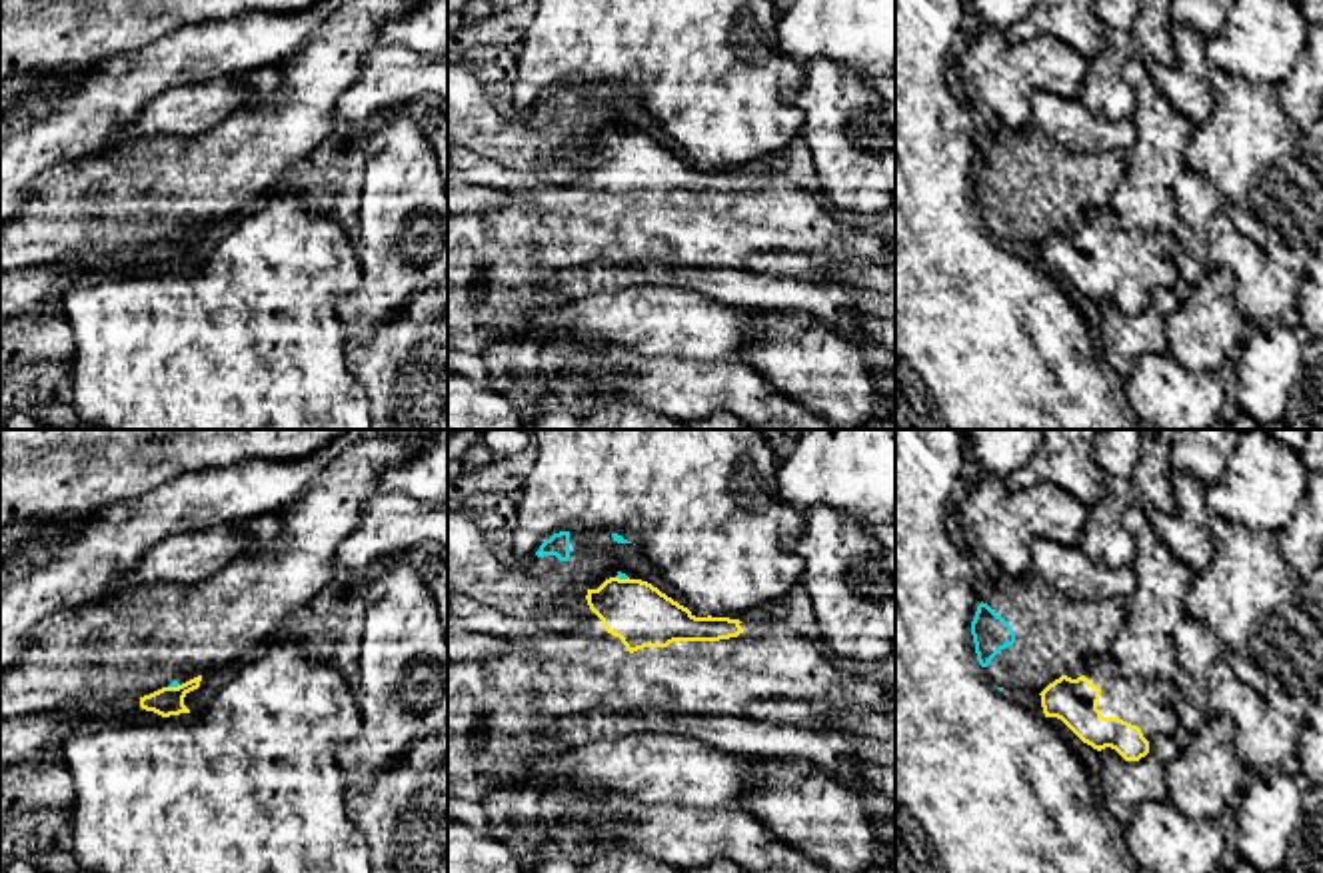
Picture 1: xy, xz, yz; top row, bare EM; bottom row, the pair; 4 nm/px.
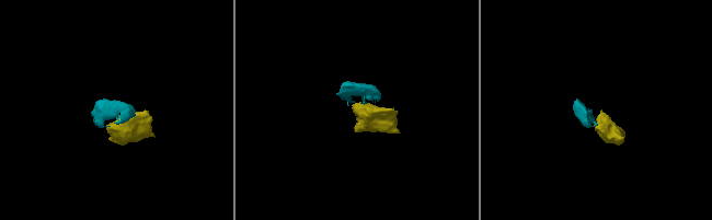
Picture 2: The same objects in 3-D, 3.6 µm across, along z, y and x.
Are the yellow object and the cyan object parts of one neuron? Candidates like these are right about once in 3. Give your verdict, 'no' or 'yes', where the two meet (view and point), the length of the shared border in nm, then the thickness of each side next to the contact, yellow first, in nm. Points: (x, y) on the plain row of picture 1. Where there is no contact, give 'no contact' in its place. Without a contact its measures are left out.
no; contact xz (622, 132); length 60 nm; calibres 260 and 30 nm

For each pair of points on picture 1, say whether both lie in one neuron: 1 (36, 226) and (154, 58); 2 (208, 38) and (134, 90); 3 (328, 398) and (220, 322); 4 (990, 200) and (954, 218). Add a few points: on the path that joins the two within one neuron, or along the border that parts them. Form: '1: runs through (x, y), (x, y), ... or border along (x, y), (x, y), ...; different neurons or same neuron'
1: border along (110, 146), (60, 160), (44, 176); different neurons
2: runs through (190, 54), (164, 62), (152, 72); same neuron
3: runs through (302, 398), (296, 398), (246, 348); same neuron
4: border along (976, 158), (972, 174), (976, 212), (998, 238); different neurons

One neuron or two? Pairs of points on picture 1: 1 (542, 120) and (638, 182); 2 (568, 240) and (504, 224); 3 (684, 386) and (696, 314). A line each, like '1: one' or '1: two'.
1: two
2: one
3: two

